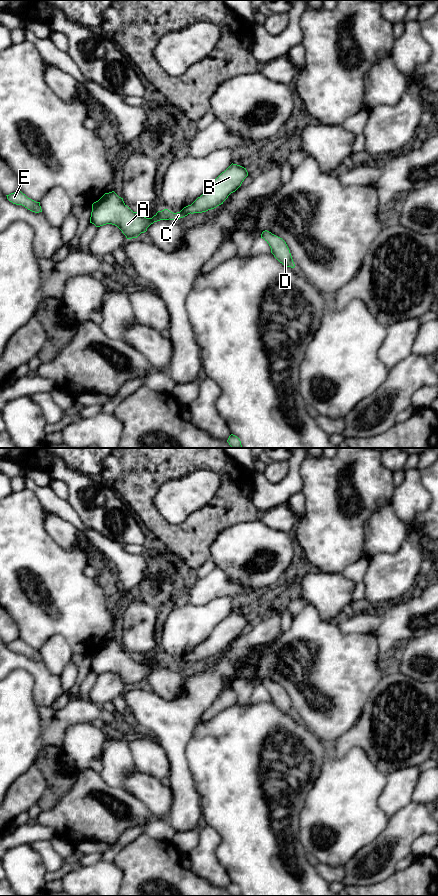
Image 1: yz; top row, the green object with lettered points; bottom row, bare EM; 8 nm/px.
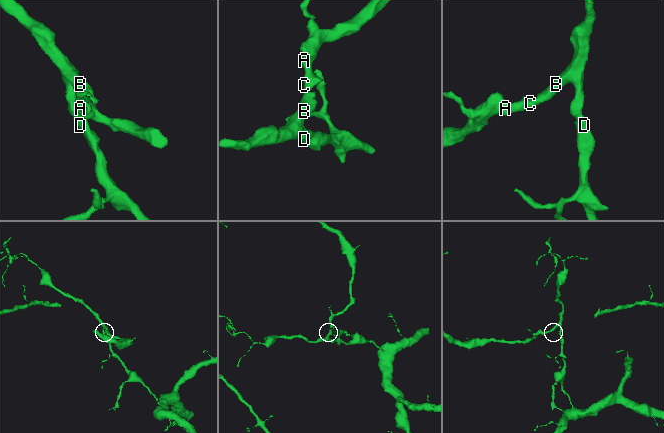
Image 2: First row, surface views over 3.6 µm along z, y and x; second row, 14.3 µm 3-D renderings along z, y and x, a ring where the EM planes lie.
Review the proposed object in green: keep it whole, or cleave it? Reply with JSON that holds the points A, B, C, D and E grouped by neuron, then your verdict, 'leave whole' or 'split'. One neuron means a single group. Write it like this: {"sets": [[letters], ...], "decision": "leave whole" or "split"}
{"sets": [["A", "B", "C", "D", "E"]], "decision": "leave whole"}

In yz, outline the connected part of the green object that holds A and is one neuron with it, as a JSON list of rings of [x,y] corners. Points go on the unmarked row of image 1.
[[[231,612],[224,620],[222,620],[212,631],[210,636],[198,645],[191,653],[184,655],[180,660],[173,661],[168,657],[158,659],[152,666],[146,666],[139,660],[133,660],[123,649],[123,646],[119,645],[114,639],[105,641],[98,649],[92,652],[92,660],[90,665],[90,671],[96,675],[100,675],[106,672],[112,672],[117,674],[127,687],[137,686],[141,681],[147,679],[147,676],[154,670],[160,668],[178,668],[193,661],[202,661],[208,658],[214,657],[217,654],[223,652],[228,644],[235,640],[242,632],[244,627],[248,624],[246,616]]]

